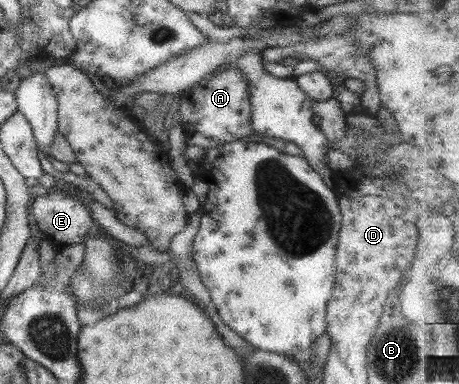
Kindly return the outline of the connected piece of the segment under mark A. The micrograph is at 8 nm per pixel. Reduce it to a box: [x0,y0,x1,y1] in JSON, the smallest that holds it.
[176,65,253,144]

